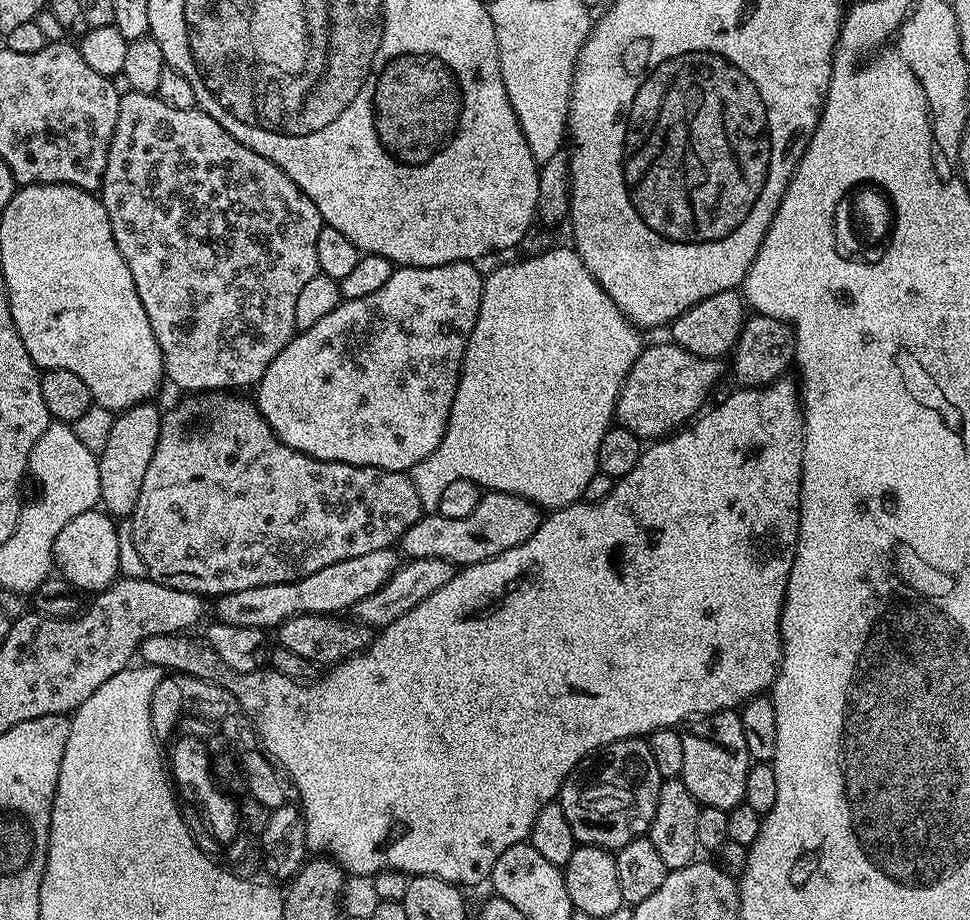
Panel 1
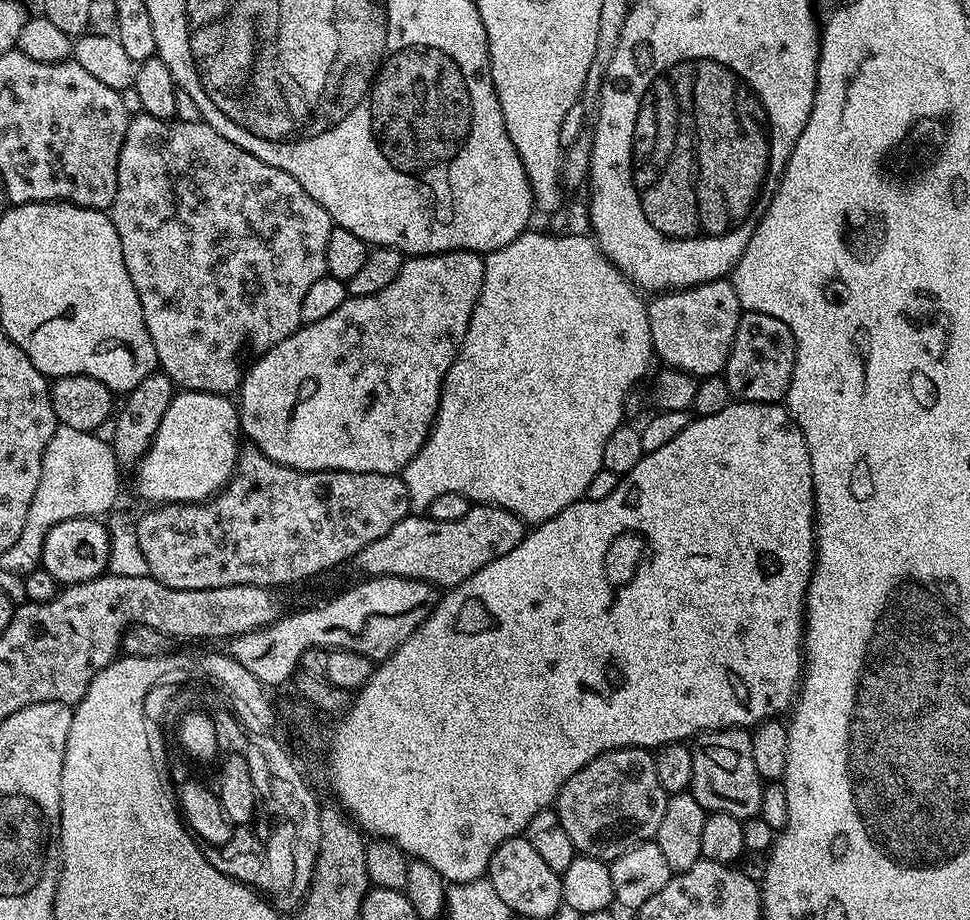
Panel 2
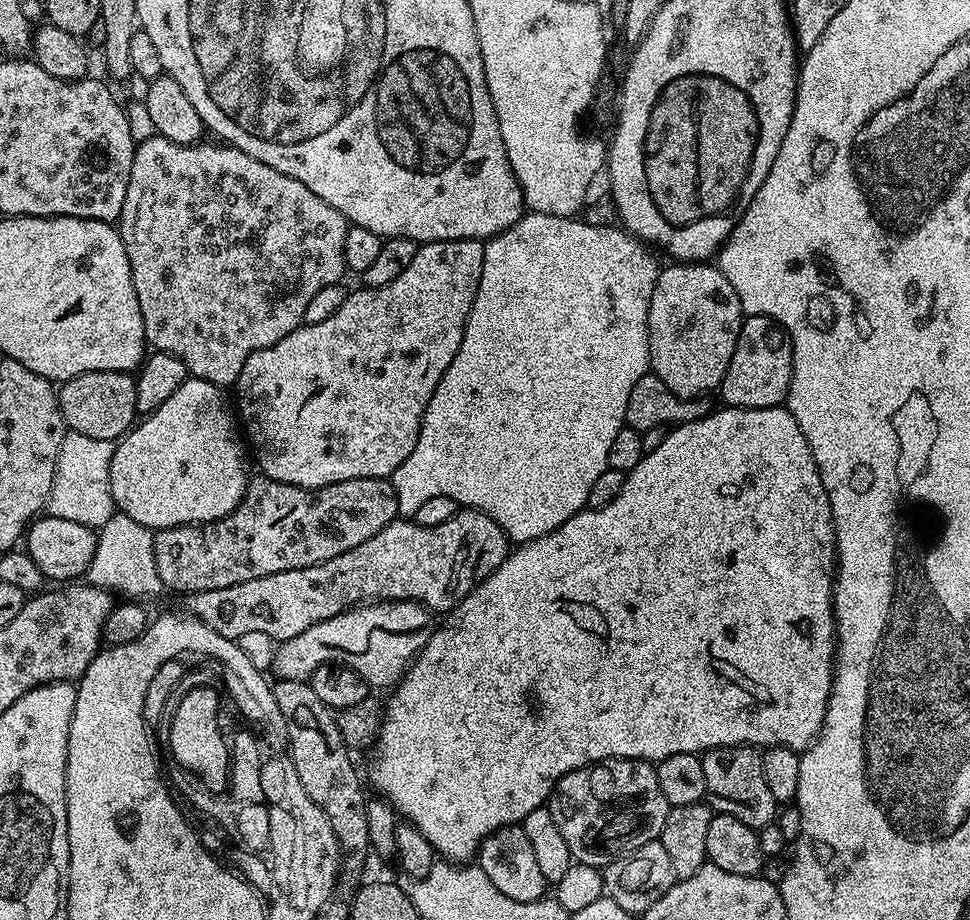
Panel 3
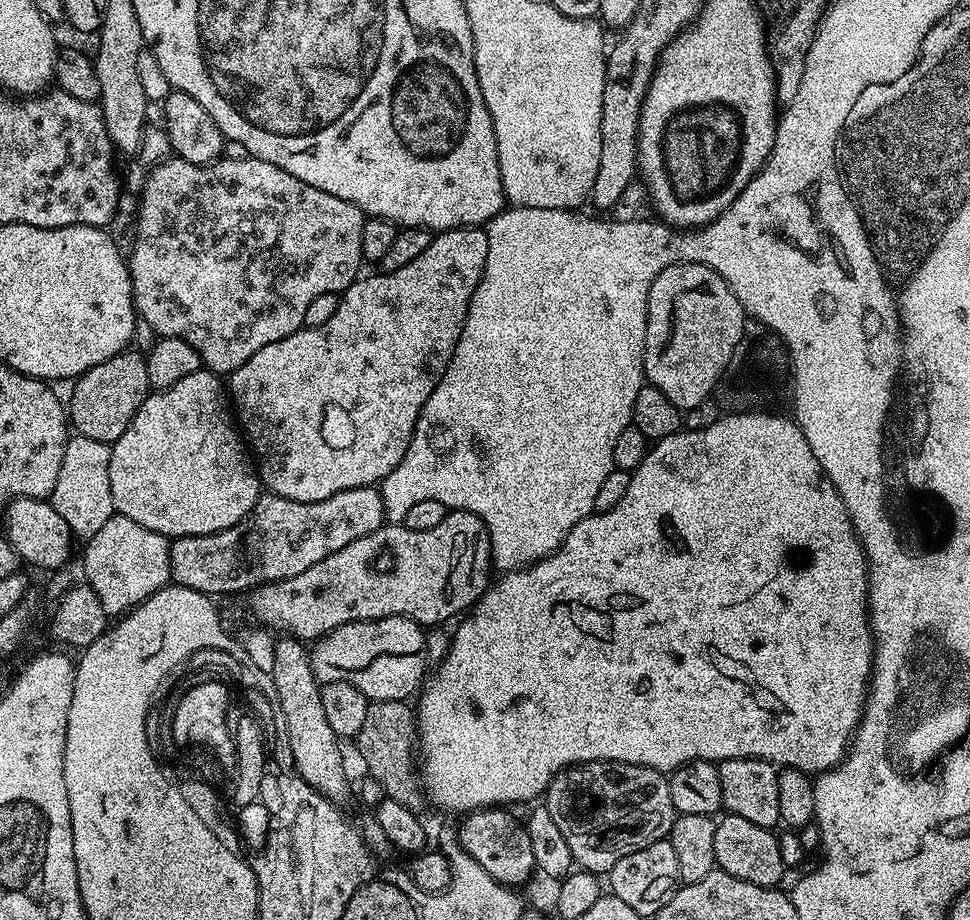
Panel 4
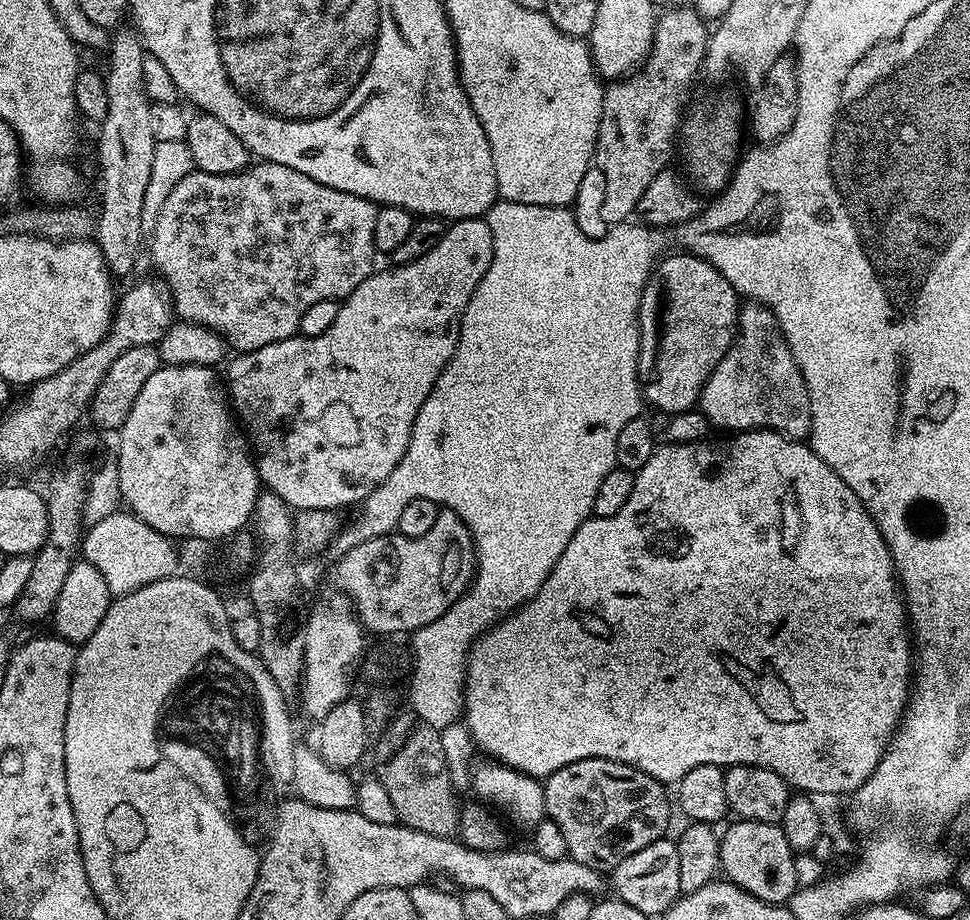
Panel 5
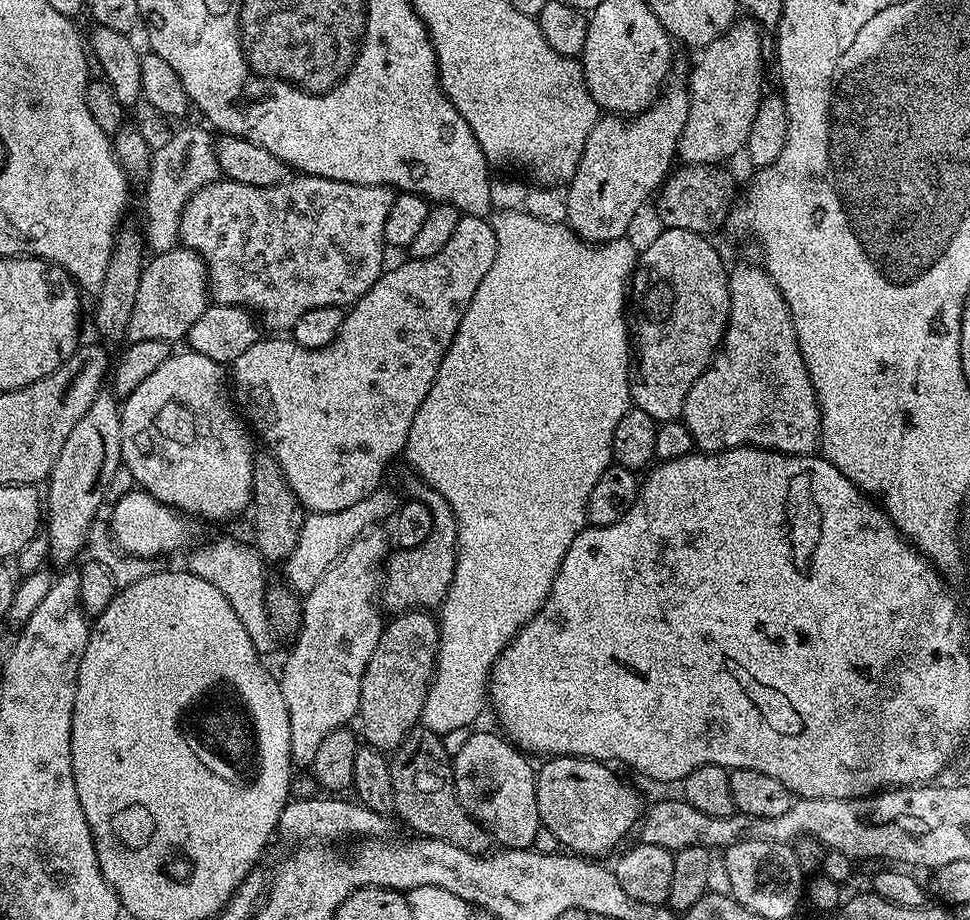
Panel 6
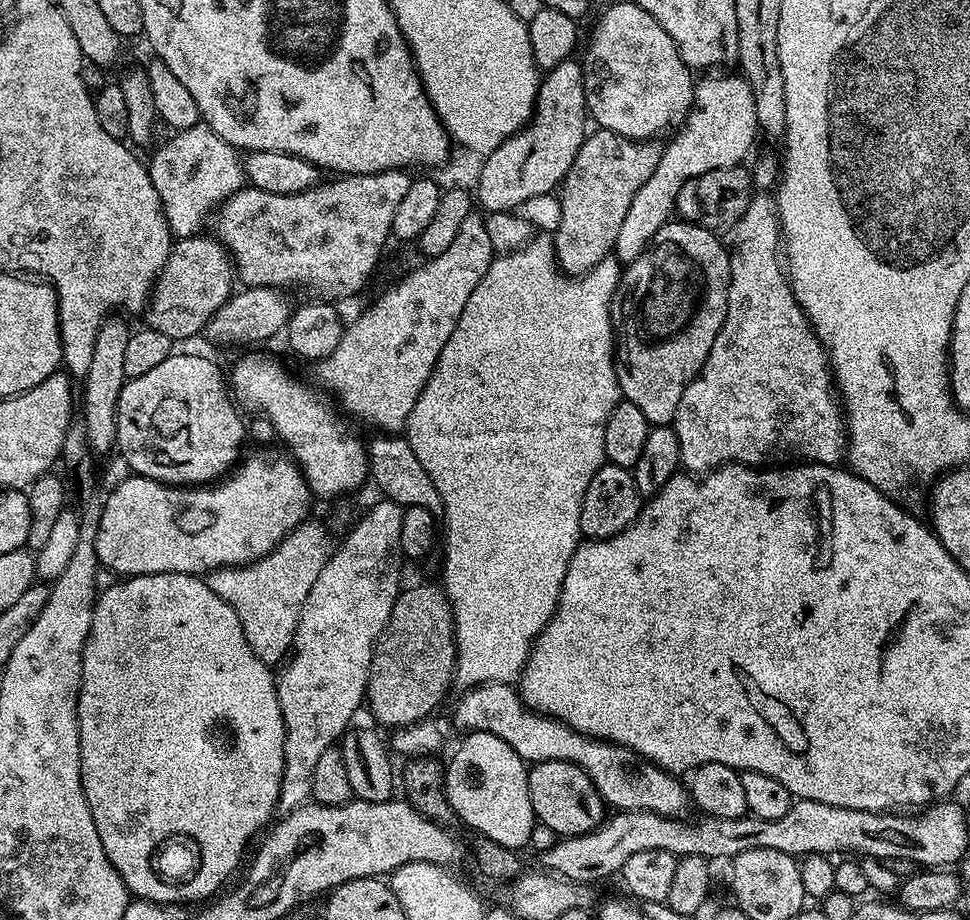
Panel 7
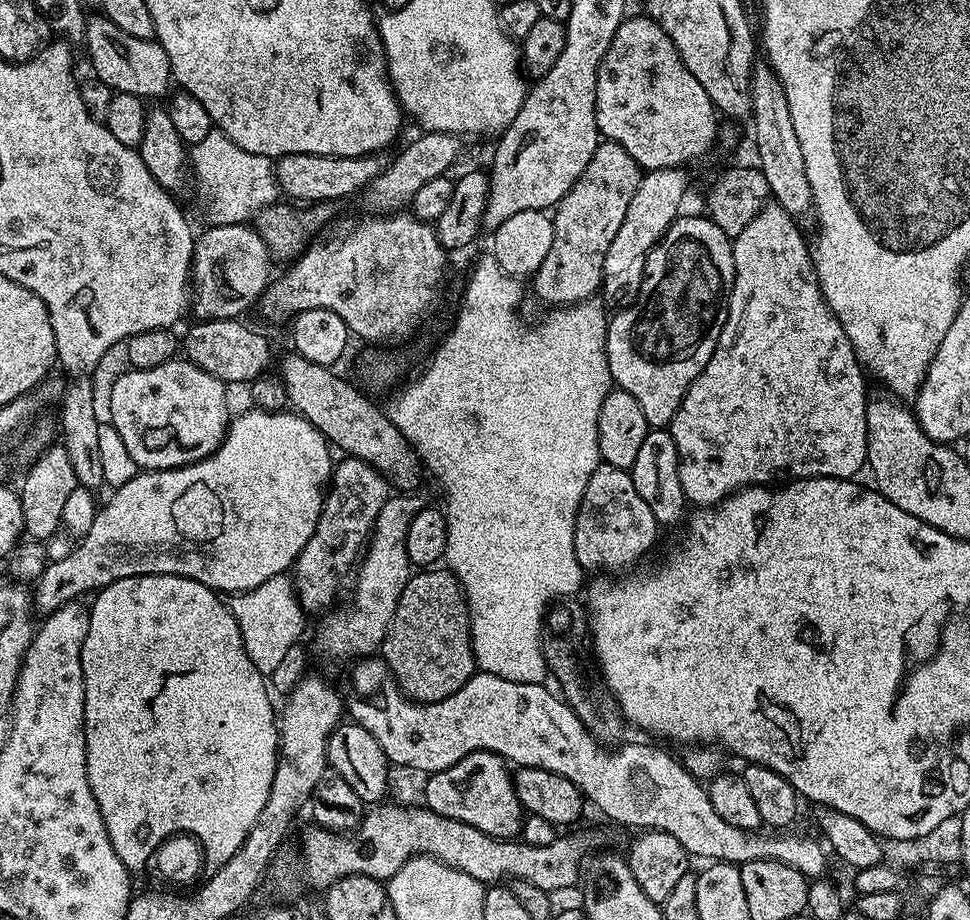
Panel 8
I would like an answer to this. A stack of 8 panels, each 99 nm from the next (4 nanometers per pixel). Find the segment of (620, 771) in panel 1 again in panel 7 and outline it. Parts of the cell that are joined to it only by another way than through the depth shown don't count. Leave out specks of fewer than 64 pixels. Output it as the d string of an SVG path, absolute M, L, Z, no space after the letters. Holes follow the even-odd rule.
M547 760L528 768L530 802L535 819L550 826L557 837L581 836L599 828L606 816L606 805L594 782L576 764Z

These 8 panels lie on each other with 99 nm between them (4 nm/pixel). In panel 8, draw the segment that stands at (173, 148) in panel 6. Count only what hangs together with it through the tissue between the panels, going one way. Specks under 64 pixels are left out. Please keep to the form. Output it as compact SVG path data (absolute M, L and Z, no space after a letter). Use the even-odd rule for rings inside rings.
M212 129L200 142L191 145L189 165L215 225L247 223L279 197L273 159L244 150L220 129Z

